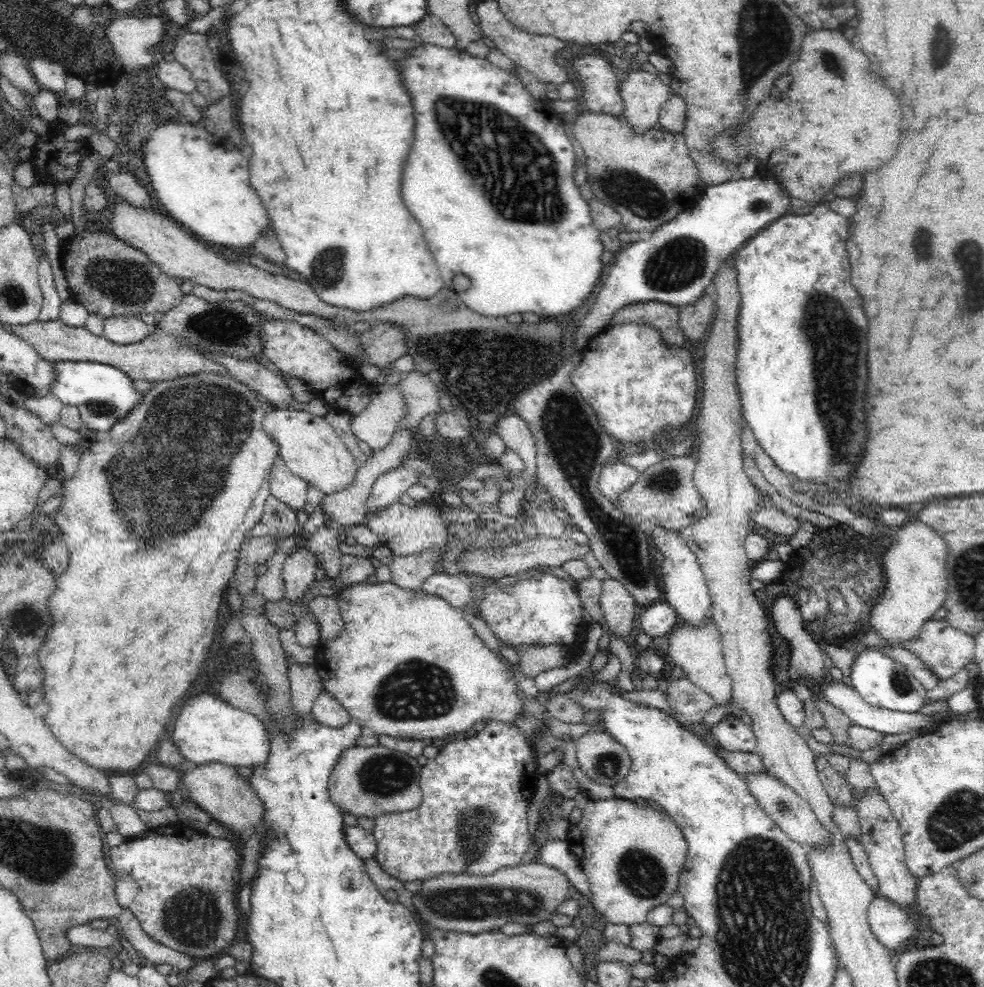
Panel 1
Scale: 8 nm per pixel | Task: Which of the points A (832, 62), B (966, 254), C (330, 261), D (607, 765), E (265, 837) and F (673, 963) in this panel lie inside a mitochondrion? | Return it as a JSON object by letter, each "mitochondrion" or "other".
{"A":"mitochondrion","B":"mitochondrion","C":"mitochondrion","D":"mitochondrion","E":"other","F":"other"}

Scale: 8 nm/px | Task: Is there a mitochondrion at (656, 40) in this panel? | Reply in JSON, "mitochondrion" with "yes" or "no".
{"mitochondrion":"no"}

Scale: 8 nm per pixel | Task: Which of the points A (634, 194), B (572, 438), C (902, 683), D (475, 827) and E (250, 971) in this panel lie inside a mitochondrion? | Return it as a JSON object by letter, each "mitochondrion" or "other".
{"A":"mitochondrion","B":"mitochondrion","C":"mitochondrion","D":"mitochondrion","E":"other"}

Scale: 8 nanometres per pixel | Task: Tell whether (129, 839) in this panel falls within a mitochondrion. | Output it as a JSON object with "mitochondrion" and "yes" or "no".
{"mitochondrion":"no"}

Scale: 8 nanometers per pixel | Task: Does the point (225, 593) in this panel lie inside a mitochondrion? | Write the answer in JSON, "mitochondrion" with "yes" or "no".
{"mitochondrion":"no"}

